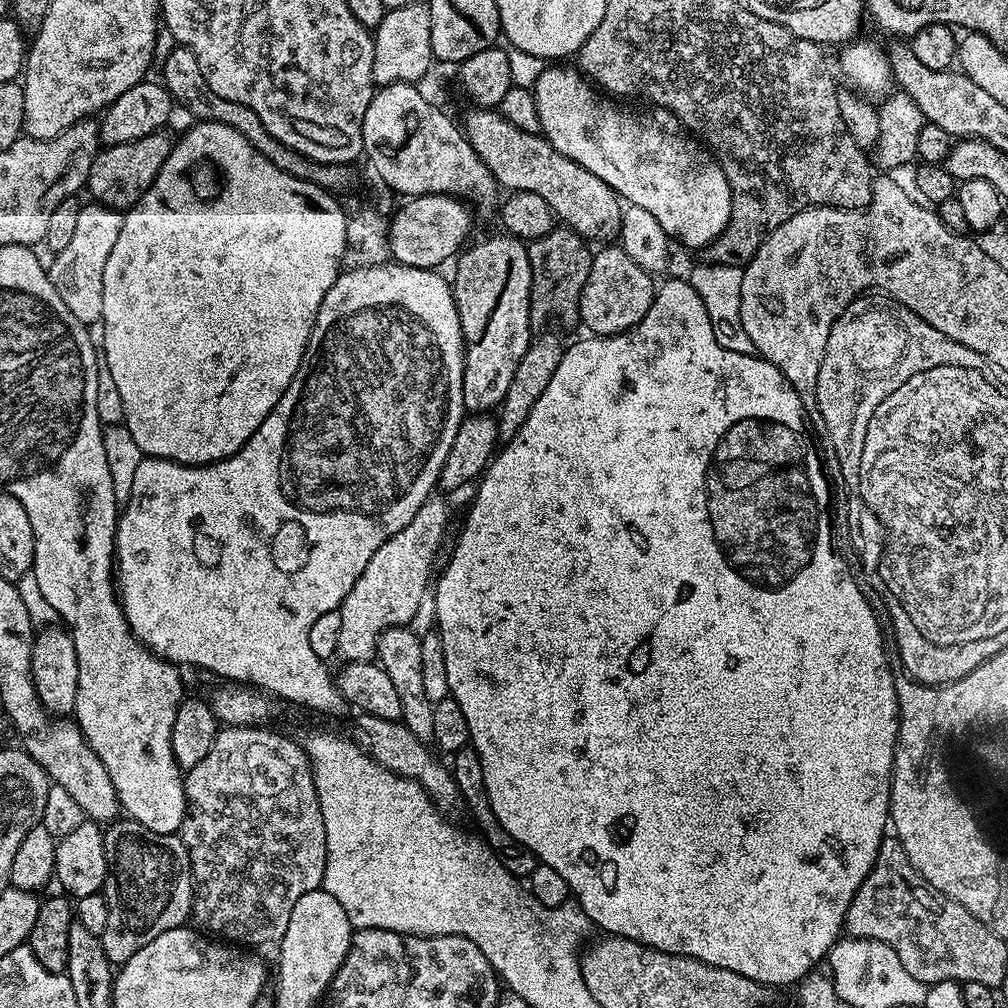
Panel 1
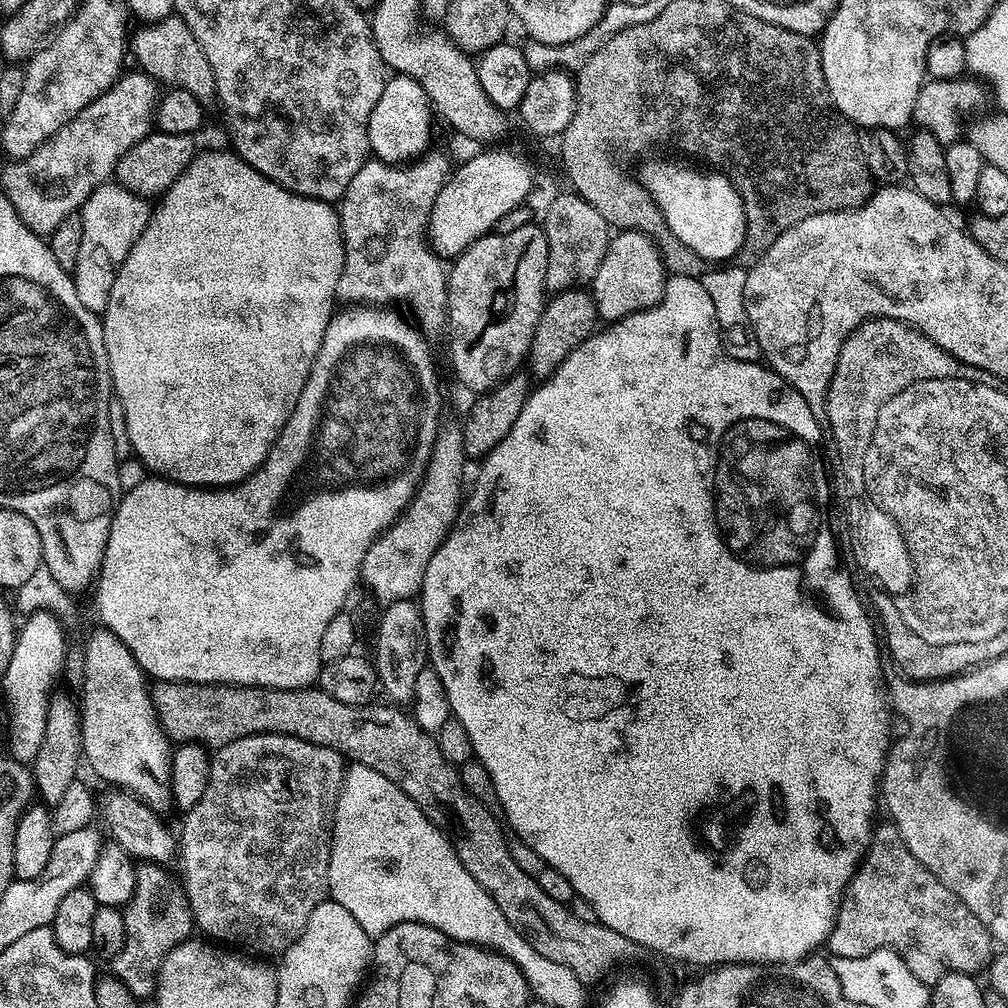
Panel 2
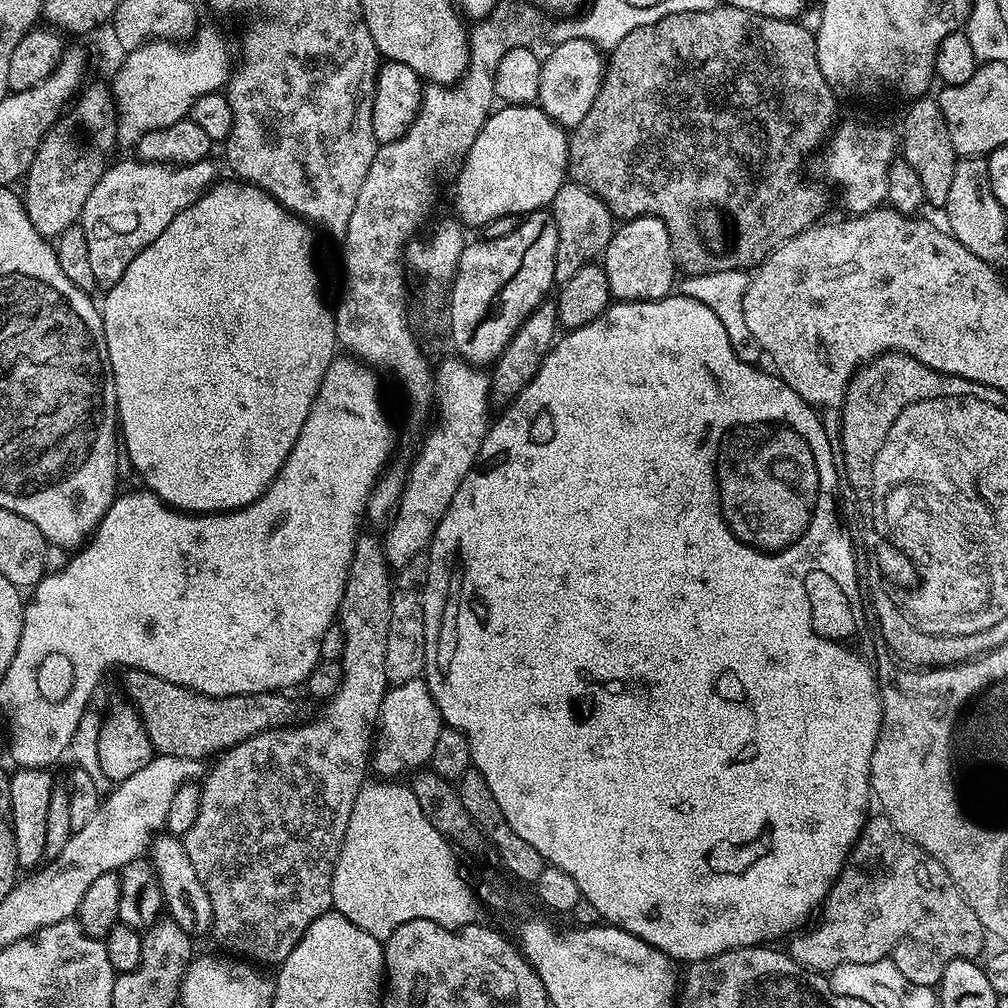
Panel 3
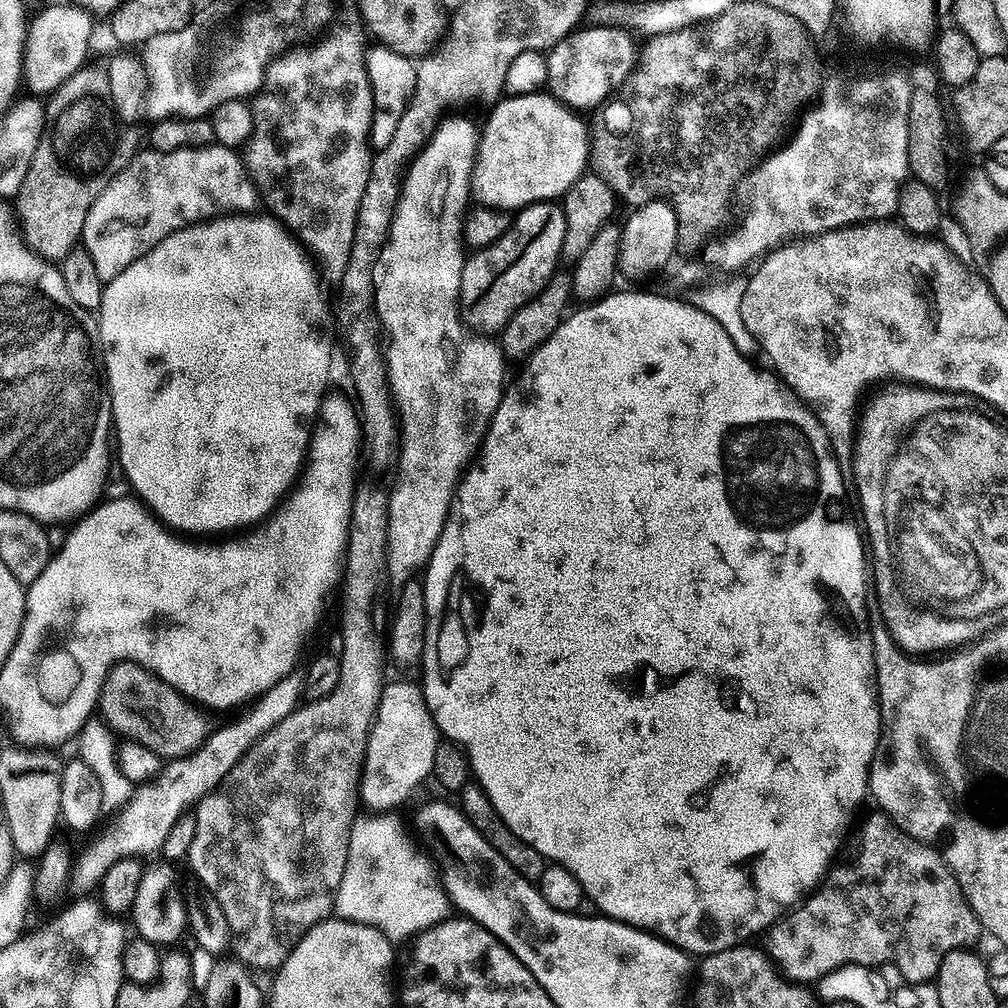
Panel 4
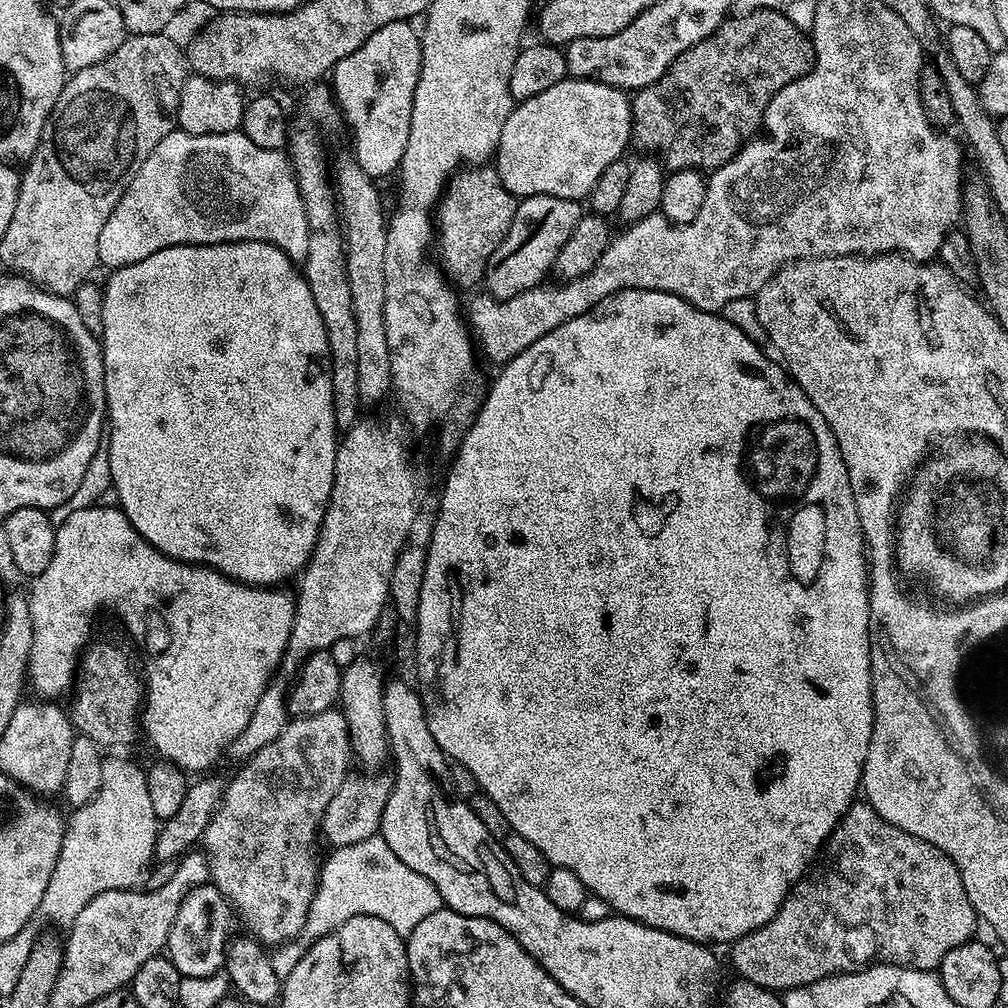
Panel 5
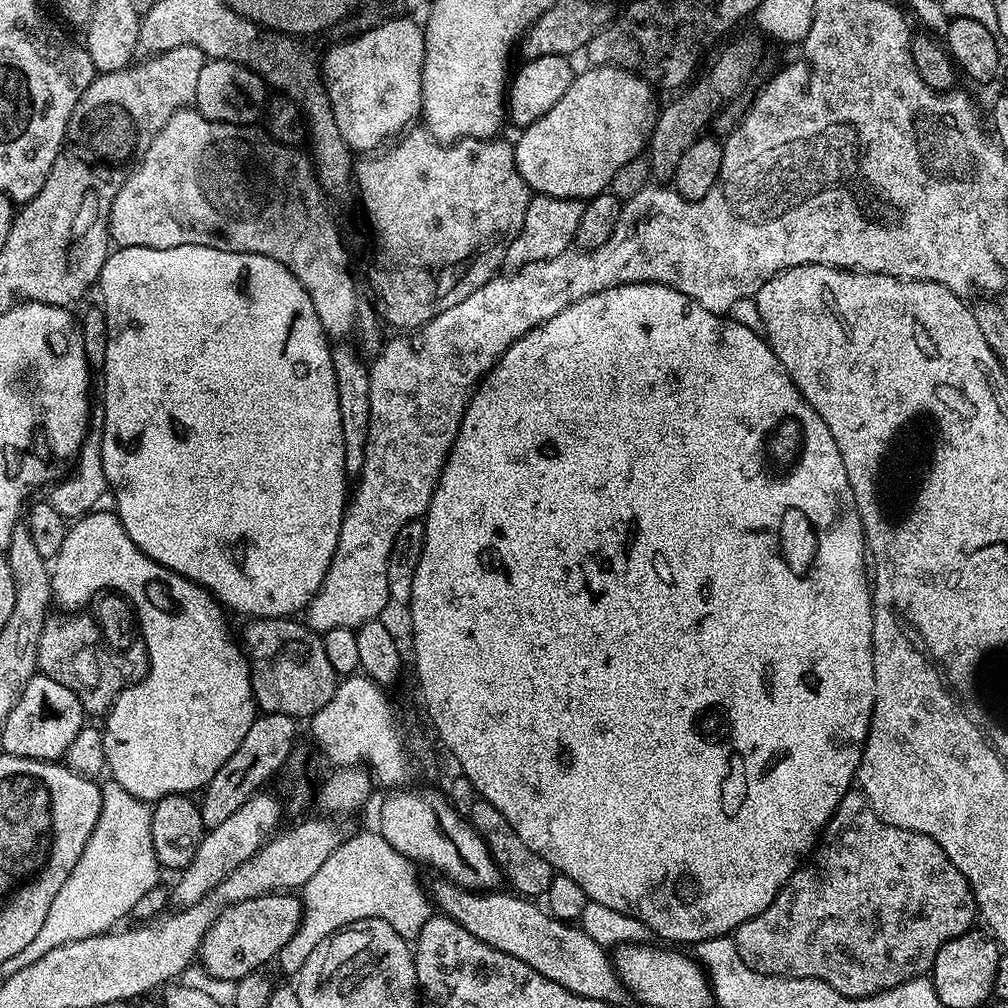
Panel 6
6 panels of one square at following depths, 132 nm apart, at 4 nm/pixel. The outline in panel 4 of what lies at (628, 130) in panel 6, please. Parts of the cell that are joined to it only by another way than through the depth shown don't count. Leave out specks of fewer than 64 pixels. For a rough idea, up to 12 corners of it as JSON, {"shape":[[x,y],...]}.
{"shape":[[544,90],[482,124],[475,199],[563,197],[590,164],[583,115]]}

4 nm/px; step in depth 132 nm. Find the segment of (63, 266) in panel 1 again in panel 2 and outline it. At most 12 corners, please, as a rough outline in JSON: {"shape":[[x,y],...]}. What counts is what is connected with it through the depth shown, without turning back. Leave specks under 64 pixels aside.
{"shape":[[98,186],[79,209],[71,273],[86,310],[102,314],[116,271],[148,225],[145,197]]}

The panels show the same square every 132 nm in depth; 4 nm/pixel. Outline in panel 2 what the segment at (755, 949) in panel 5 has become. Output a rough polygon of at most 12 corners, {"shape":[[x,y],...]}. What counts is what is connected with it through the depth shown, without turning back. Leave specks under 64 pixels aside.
{"shape":[[891,822],[826,948],[897,952],[929,986],[983,973],[994,941]]}

